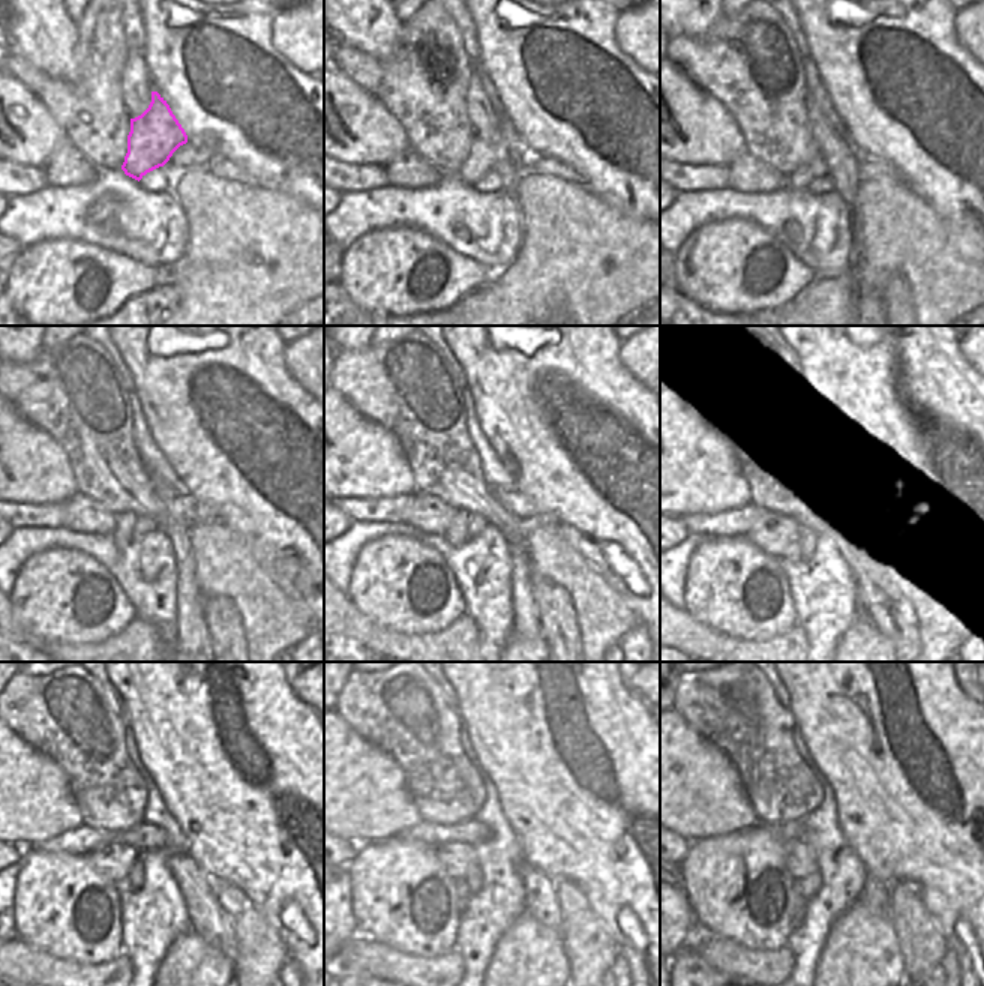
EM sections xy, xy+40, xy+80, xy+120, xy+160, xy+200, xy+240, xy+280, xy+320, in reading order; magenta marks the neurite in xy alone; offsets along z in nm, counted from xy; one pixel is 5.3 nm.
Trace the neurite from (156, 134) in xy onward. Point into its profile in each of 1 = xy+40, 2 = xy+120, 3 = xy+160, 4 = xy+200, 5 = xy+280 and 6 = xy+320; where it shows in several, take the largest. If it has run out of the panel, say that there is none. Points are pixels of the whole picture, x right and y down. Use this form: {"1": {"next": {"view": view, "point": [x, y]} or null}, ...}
{"1": {"next": {"view": "xy+40", "point": [482, 158]}}, "2": {"next": {"view": "xy+120", "point": [125, 521]}}, "3": {"next": {"view": "xy+160", "point": [456, 535]}}, "4": {"next": {"view": "xy+200", "point": [792, 551]}}, "5": {"next": {"view": "xy+280", "point": [461, 892]}}, "6": {"next": {"view": "xy+320", "point": [798, 911]}}}

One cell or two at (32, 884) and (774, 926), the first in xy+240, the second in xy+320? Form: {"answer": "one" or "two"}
{"answer": "one"}

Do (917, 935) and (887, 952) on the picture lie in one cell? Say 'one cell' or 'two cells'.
two cells

